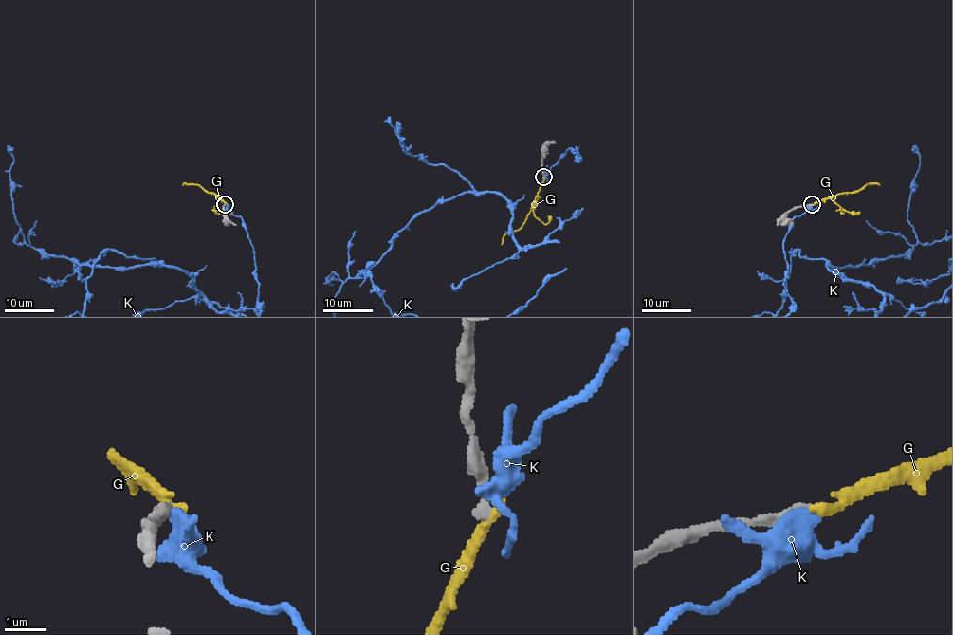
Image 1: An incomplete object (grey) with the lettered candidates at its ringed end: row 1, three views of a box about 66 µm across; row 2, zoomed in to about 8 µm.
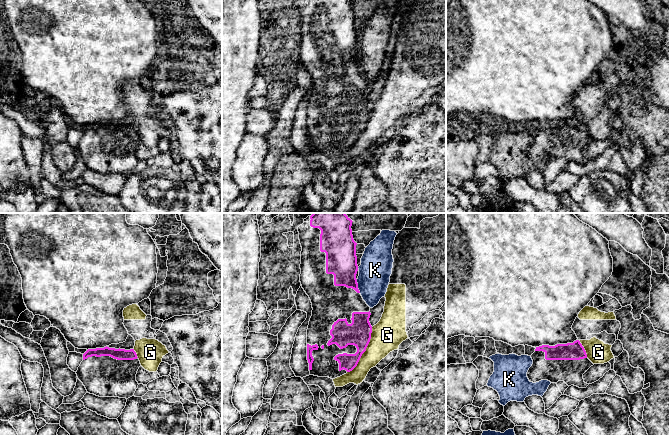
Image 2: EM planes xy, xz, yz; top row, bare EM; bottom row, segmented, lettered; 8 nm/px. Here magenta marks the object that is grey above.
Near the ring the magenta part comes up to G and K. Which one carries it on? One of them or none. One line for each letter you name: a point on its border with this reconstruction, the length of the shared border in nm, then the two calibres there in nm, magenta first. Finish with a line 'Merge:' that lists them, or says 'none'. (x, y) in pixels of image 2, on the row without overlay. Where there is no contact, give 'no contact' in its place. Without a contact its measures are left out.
Merge: none

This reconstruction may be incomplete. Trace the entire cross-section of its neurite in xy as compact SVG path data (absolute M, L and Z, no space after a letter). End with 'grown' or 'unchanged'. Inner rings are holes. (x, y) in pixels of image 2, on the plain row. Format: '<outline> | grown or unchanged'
M106 122L88 125L76 150L90 170L128 175L138 164L136 150L140 142L134 125Z | grown

